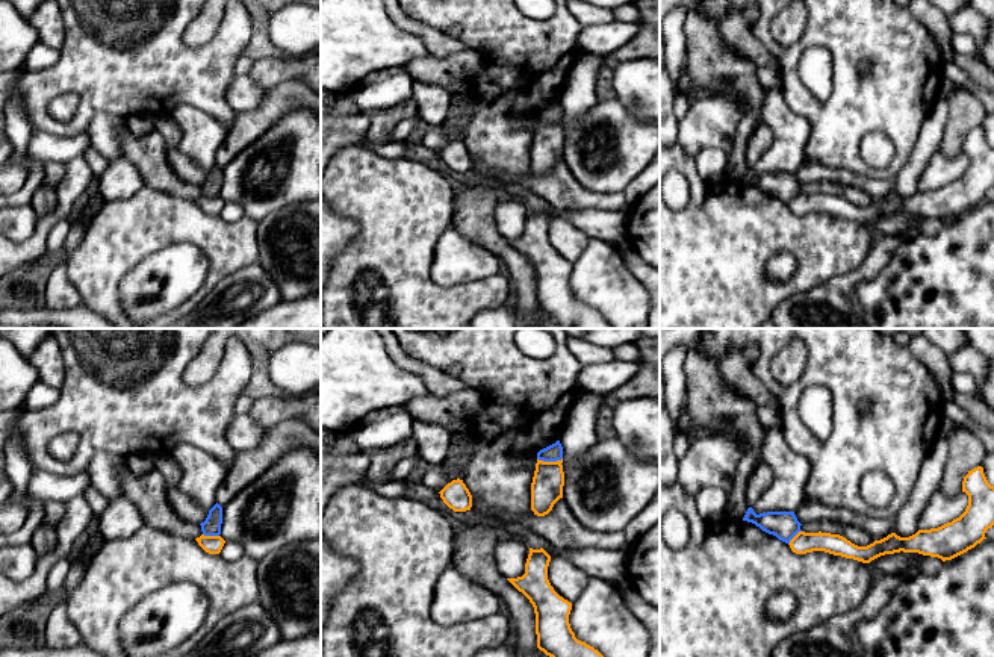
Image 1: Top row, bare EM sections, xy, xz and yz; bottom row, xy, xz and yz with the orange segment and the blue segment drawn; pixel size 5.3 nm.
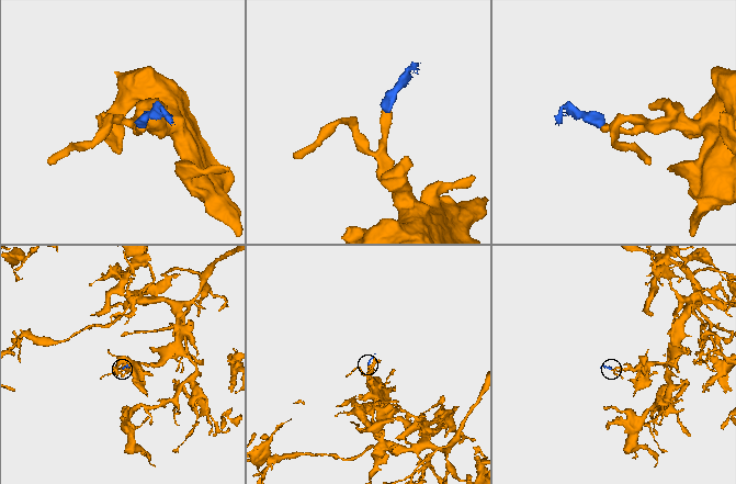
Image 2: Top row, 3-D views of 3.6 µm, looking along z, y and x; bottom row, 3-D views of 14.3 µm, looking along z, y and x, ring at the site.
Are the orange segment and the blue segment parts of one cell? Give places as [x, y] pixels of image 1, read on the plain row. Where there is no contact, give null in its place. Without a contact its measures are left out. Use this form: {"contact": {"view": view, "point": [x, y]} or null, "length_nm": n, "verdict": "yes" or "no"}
{"contact": {"view": "xz", "point": [549, 123]}, "length_nm": 140, "verdict": "no"}

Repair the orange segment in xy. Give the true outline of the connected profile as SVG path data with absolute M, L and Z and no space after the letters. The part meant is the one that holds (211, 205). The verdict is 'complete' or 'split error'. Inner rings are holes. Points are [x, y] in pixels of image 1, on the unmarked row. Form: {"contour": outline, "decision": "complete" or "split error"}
{"contour": "M204 197L195 200L198 206L209 215L219 215L225 201L221 197Z", "decision": "complete"}

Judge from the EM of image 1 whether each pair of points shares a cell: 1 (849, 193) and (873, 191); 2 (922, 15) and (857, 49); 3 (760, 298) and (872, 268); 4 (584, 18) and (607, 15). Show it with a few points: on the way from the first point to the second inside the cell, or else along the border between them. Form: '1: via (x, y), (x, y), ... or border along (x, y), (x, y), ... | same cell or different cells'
1: border along (828, 182), (861, 188), (875, 200) | different cells
2: border along (913, 15), (929, 32), (937, 46) | different cells
3: border along (860, 264), (848, 273), (832, 276), (795, 294) | different cells
4: via (590, 15), (601, 15) | same cell

